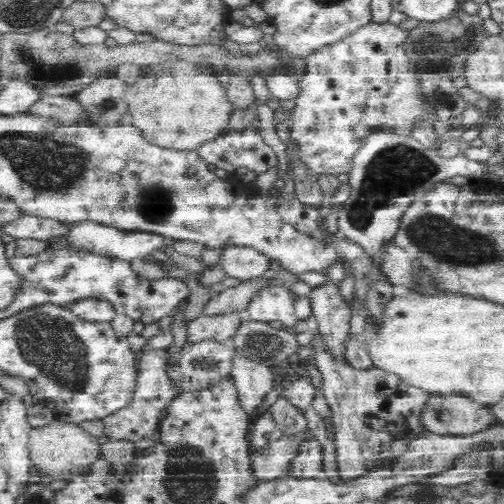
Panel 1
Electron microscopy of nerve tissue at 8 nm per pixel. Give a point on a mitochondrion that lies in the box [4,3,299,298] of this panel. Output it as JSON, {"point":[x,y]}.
{"point":[49,71]}

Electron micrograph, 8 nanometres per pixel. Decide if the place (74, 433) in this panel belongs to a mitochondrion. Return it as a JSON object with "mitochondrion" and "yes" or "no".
{"mitochondrion":"no"}

